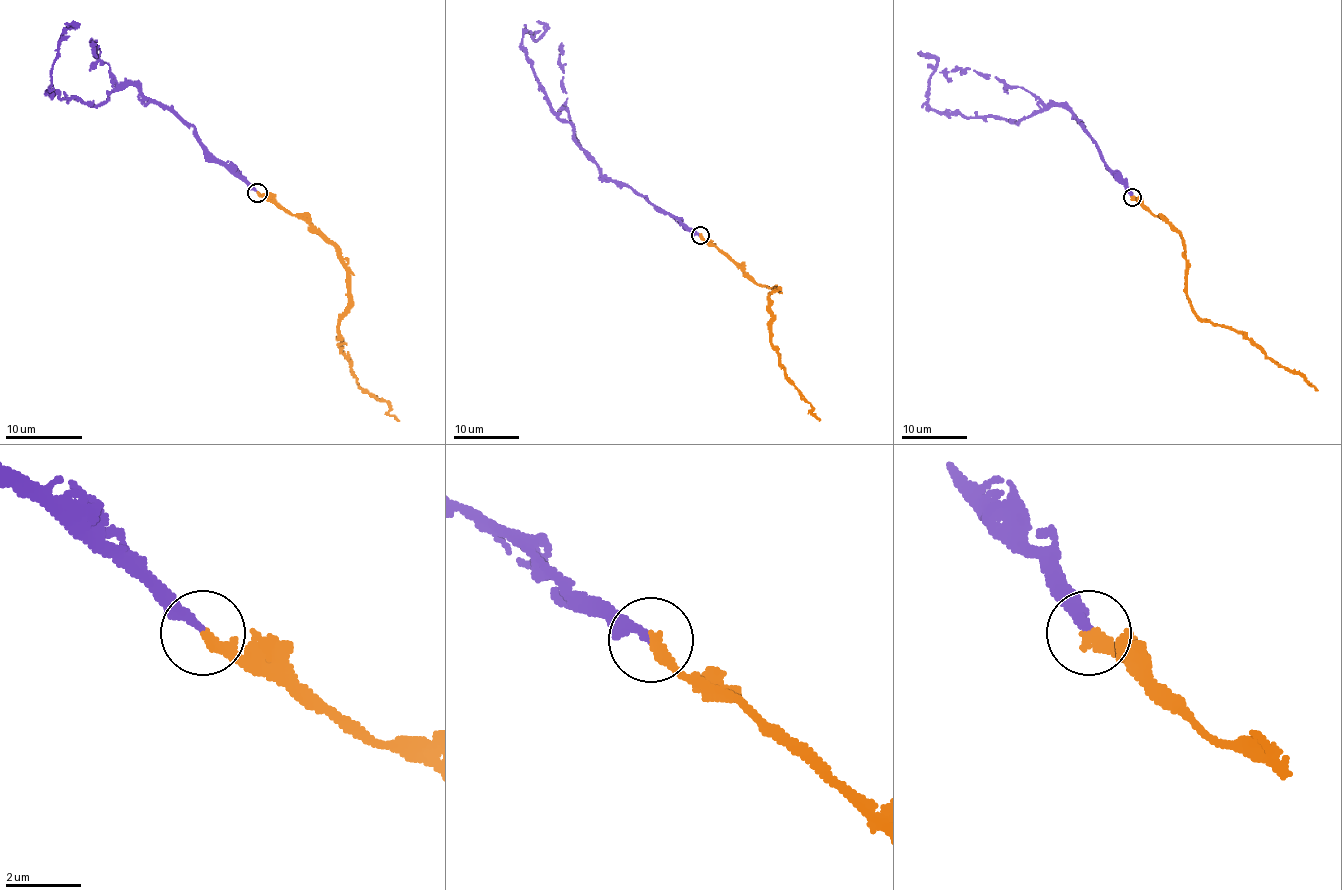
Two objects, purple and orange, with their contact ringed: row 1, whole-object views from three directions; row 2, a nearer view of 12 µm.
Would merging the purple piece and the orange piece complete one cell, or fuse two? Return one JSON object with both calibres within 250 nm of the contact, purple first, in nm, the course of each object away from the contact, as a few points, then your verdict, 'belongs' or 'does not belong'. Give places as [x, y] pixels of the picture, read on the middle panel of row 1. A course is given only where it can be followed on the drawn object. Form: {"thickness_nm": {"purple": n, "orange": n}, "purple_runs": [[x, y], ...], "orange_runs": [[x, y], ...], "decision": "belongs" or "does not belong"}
{"thickness_nm": {"purple": 240, "orange": 280}, "purple_runs": [[700, 235], [609, 181], [576, 142], [523, 46], [524, 30], [536, 40], [544, 31], [536, 22]], "orange_runs": [[700, 235], [729, 256], [760, 285], [776, 288], [768, 297], [772, 347], [778, 355], [785, 376], [820, 420]], "decision": "belongs"}

